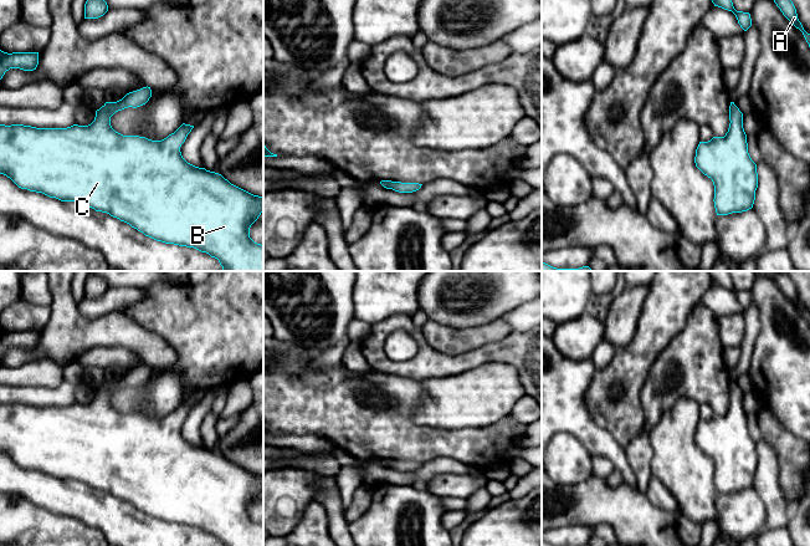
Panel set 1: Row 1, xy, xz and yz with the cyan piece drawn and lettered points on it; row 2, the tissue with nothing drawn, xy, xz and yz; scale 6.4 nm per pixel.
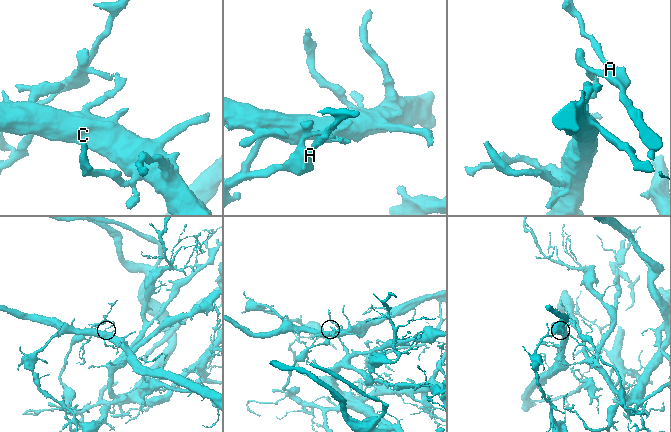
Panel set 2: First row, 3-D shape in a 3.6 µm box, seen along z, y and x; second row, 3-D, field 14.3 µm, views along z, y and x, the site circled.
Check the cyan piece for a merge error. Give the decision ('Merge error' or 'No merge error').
Merge error

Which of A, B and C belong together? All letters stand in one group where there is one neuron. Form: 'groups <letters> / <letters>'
groups A / B C

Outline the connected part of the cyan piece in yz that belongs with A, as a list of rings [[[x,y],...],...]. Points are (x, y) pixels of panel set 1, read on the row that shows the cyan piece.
[[[774,0],[774,2],[776,4],[776,6],[780,9],[780,11],[783,12],[783,15],[796,27],[799,29],[806,42],[809,44],[809,47],[810,47],[810,34],[808,34],[801,22],[799,21],[798,19],[798,14],[796,14],[796,9],[793,4],[791,0]]]

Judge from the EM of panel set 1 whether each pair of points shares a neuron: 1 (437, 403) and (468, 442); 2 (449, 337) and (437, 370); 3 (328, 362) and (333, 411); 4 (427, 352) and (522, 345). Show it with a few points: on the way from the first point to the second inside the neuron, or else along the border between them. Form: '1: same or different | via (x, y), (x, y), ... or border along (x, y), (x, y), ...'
1: different | border along (430, 425), (449, 429), (478, 429), (487, 427)
2: different | border along (423, 333), (439, 351), (450, 355), (472, 351)
3: different | border along (311, 361), (318, 368), (331, 368), (341, 363)
4: same | via (451, 362), (464, 362), (488, 352), (498, 352)

